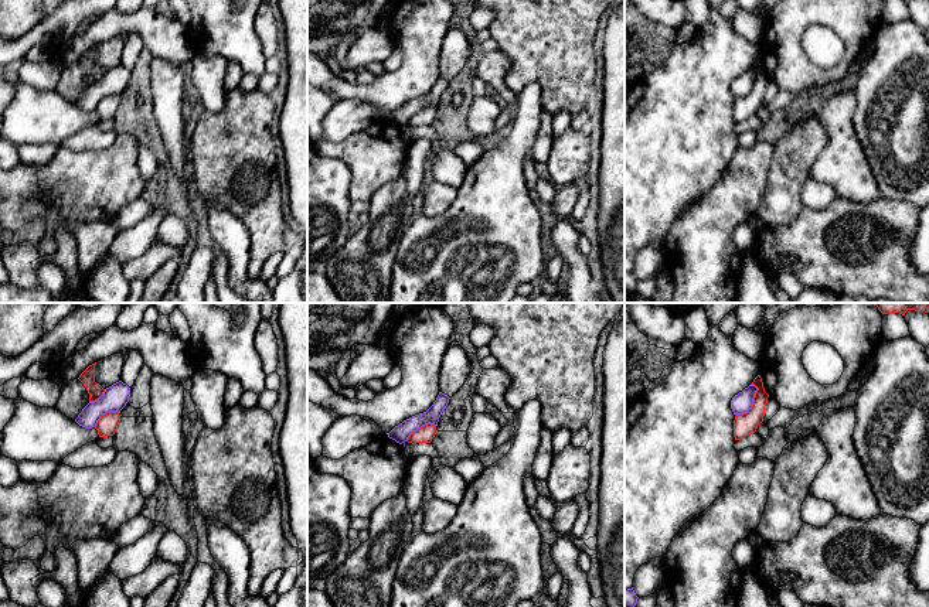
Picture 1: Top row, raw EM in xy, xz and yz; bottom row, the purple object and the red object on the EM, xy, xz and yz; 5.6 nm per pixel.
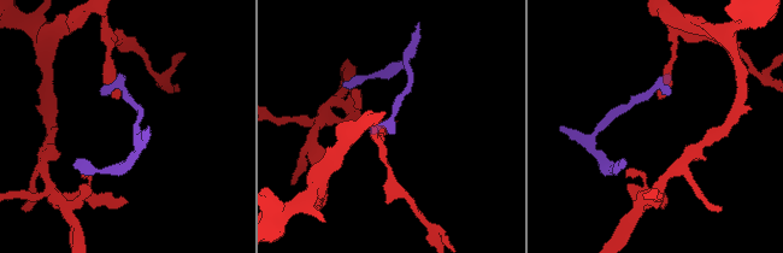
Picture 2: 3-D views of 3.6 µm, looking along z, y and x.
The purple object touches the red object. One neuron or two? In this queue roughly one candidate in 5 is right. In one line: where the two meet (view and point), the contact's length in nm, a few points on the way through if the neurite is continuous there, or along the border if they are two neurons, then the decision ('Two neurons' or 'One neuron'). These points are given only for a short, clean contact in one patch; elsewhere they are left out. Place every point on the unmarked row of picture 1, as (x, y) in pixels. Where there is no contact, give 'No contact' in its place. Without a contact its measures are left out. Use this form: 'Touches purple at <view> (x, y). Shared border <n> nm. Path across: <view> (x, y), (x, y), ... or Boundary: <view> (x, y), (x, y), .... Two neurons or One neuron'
Touches purple at yz (752, 87). Shared border 220 nm. Boundary: yz (754, 67), (756, 71), (754, 87), (745, 95), (735, 98). Two neurons

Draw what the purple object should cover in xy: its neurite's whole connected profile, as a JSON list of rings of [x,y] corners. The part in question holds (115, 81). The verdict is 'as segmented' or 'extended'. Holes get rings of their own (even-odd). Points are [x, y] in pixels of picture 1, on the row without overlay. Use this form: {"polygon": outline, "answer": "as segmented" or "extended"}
{"polygon": [[[119,64],[106,71],[103,78],[98,83],[89,85],[78,98],[75,105],[85,112],[92,112],[96,109],[102,98],[108,95],[120,96],[120,93],[129,85],[129,79],[130,71]]], "answer": "as segmented"}

